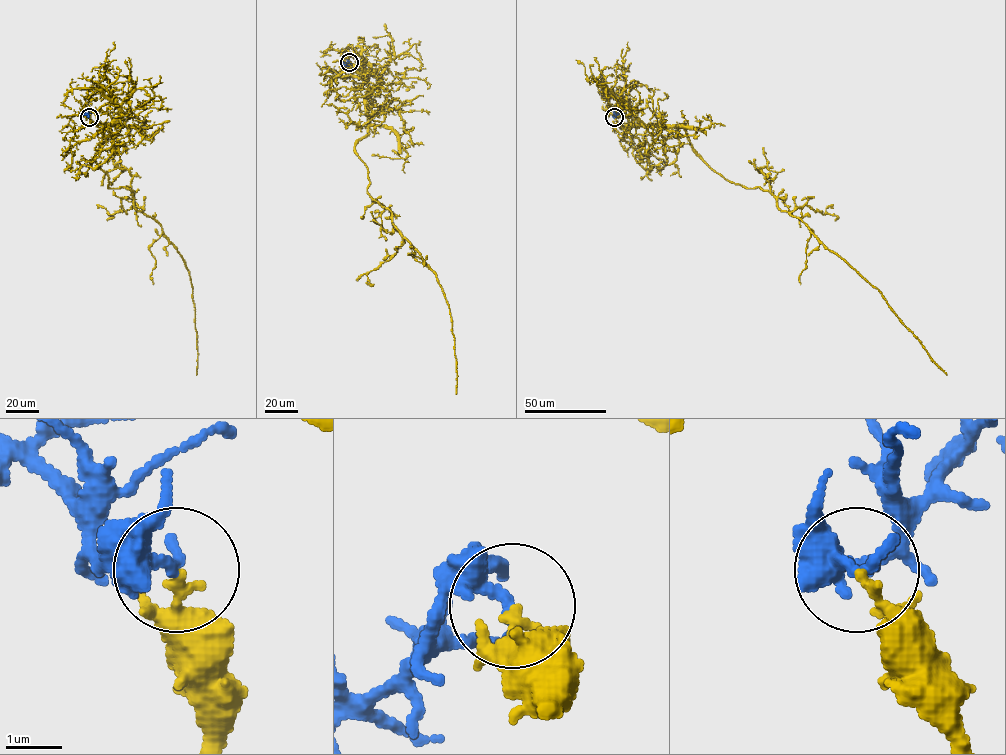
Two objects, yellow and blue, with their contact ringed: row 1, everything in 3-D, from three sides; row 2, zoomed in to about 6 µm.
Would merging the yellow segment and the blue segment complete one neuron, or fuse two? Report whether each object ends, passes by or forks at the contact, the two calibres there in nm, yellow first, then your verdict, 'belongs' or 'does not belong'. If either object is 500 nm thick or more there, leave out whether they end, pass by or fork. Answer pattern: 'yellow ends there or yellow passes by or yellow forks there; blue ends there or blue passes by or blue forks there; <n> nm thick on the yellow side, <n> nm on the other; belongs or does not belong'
yellow ends there; blue ends there; 200 nm thick on the yellow side, 320 nm on the other; does not belong

